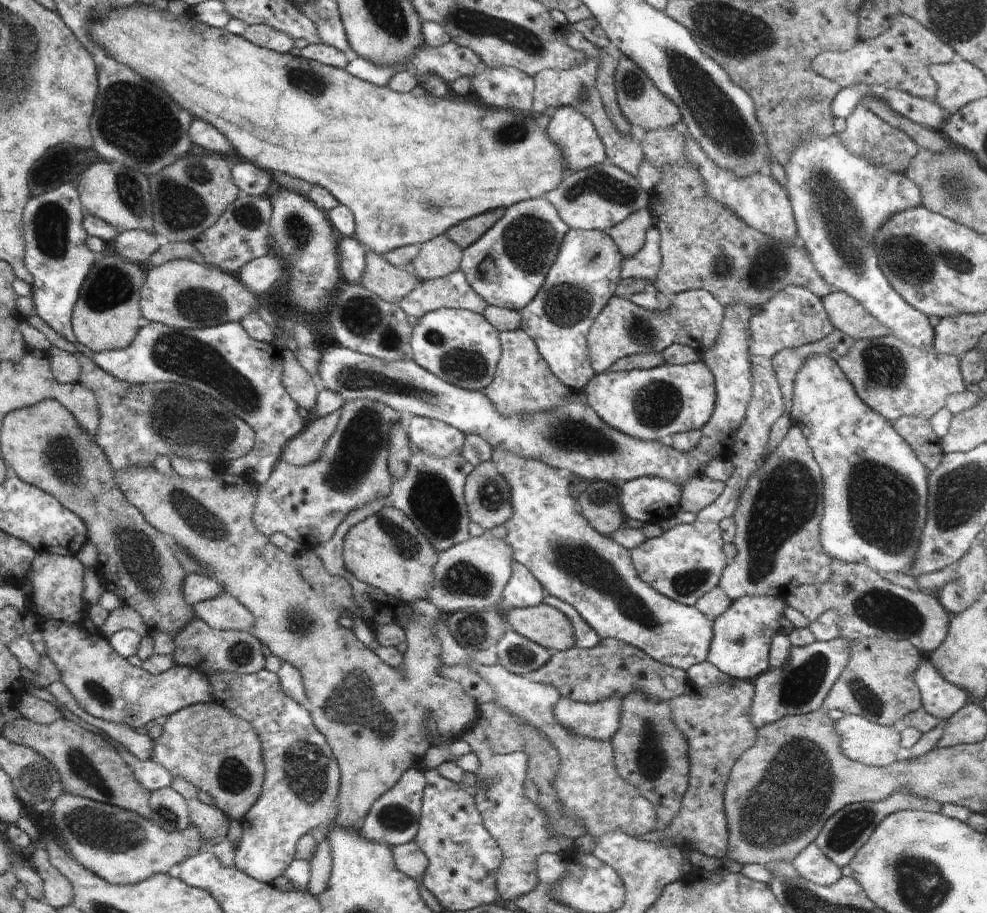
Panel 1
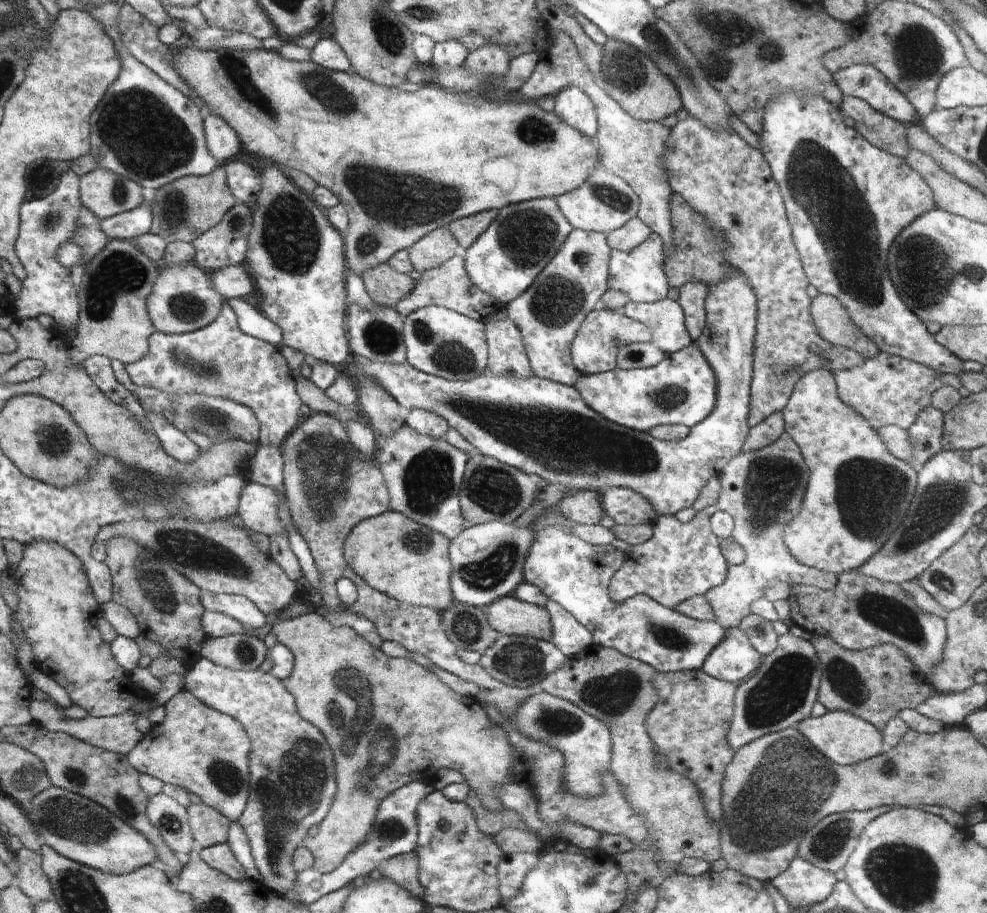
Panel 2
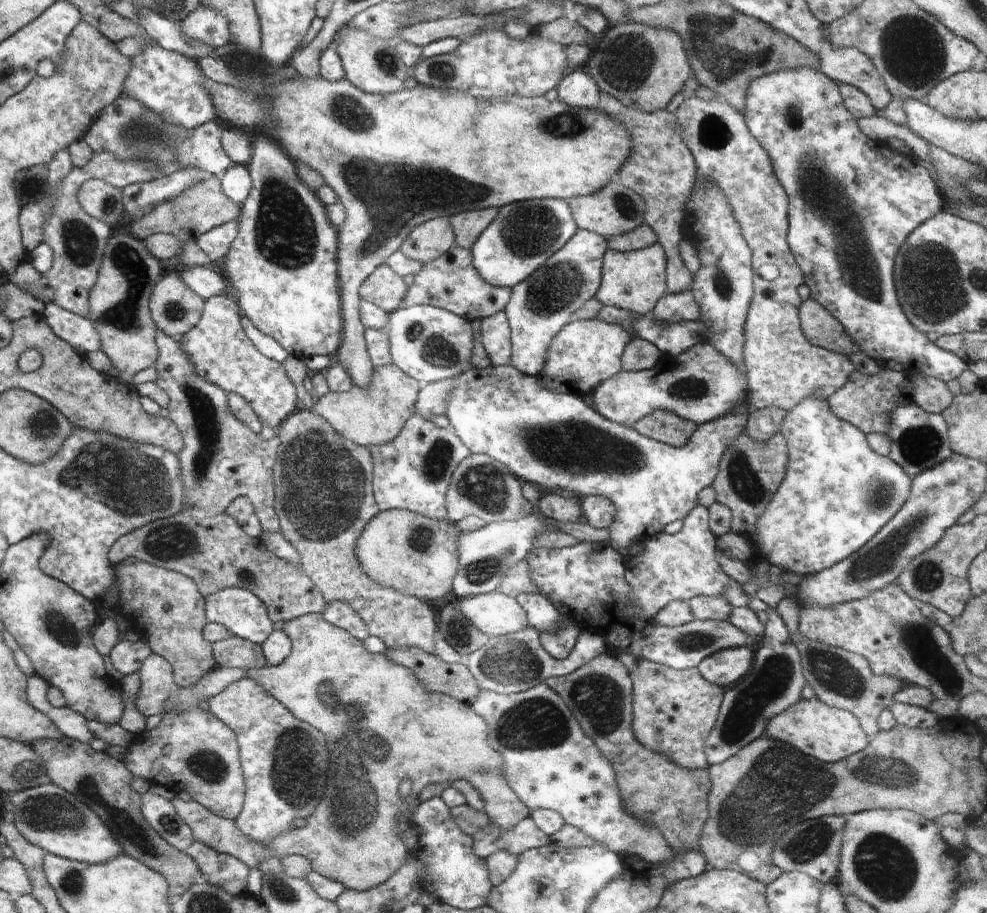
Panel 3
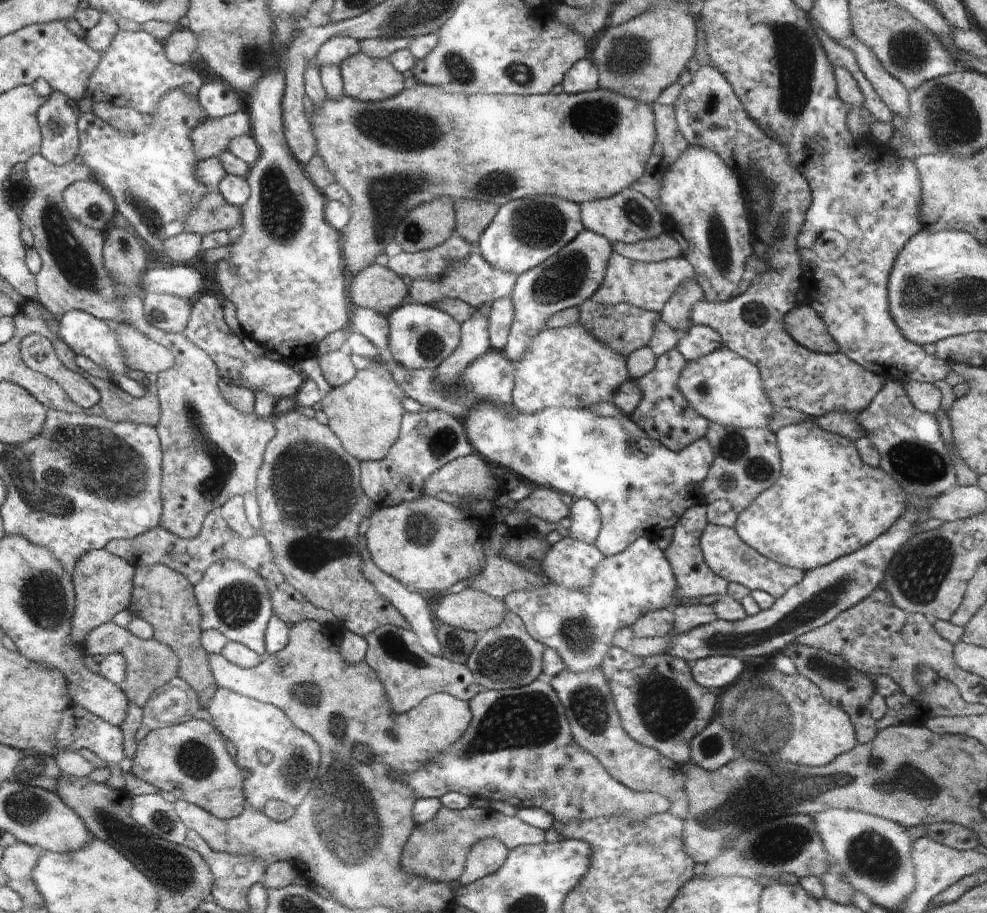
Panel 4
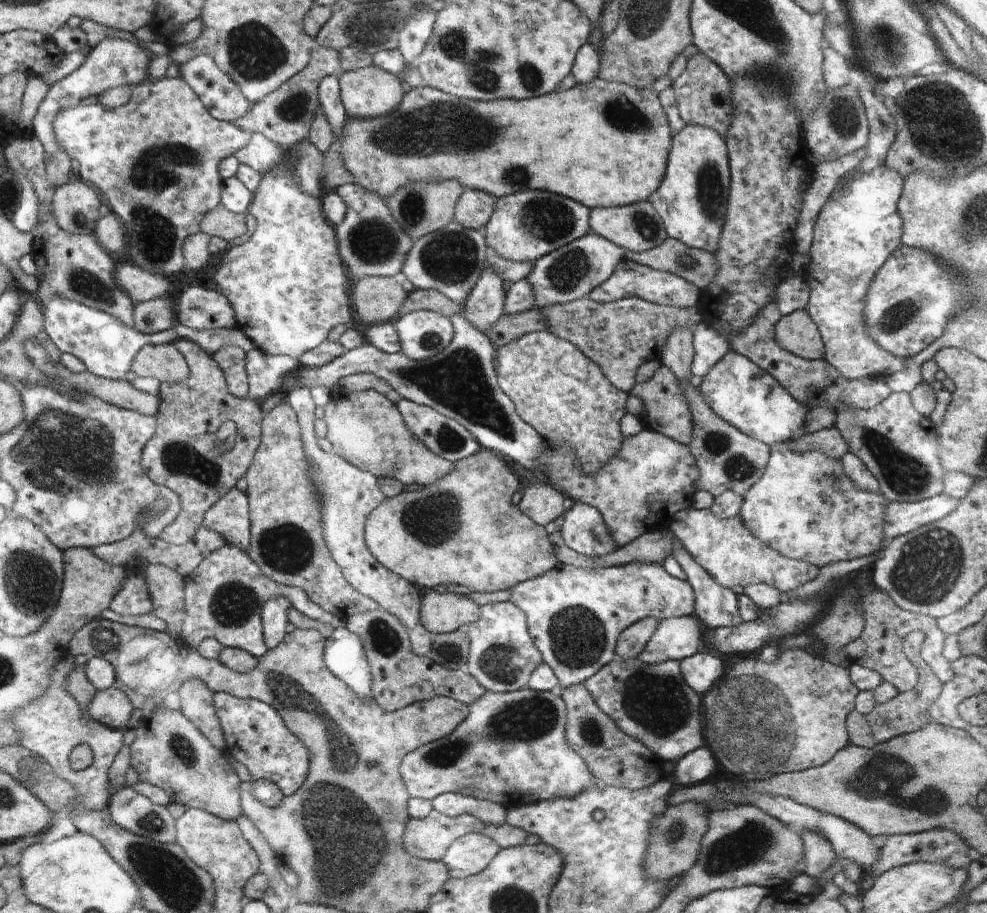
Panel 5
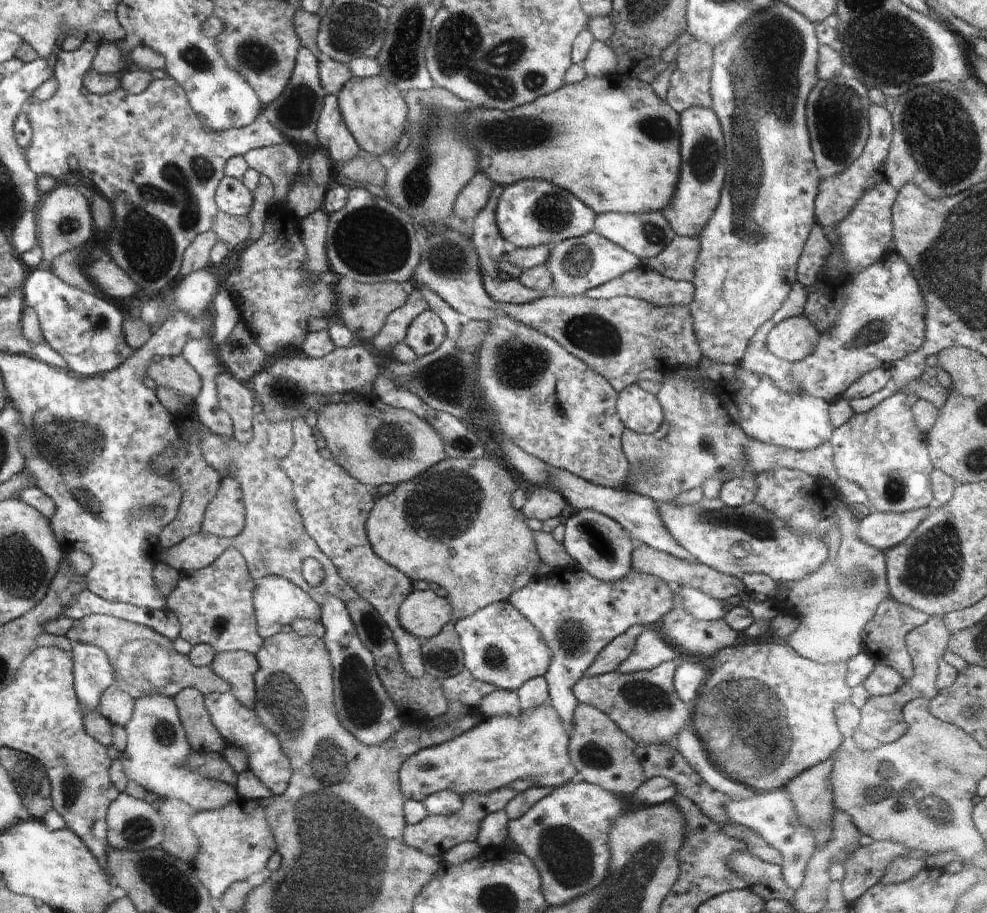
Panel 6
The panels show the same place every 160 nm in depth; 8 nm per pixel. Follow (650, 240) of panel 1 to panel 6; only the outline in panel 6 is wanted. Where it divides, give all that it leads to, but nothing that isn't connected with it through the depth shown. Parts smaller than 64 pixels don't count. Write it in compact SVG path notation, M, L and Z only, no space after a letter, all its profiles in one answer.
M640 265L610 282L588 290L585 296L590 299L628 296L658 306L689 306L694 293L694 285L691 282L675 281L654 269Z

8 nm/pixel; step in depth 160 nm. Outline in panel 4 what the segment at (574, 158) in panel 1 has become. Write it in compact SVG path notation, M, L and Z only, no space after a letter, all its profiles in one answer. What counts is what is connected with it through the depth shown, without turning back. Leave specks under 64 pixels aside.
M588 59L575 62L572 68L564 75L562 90L567 95L575 95L600 88L599 74L596 65Z

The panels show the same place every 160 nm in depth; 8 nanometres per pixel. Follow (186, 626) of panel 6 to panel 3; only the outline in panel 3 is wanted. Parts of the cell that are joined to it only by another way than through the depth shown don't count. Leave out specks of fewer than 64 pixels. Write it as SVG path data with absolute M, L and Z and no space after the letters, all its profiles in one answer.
M228 587L206 597L206 617L208 623L223 624L230 632L250 642L261 645L272 634L272 618L267 605L259 595L240 587Z

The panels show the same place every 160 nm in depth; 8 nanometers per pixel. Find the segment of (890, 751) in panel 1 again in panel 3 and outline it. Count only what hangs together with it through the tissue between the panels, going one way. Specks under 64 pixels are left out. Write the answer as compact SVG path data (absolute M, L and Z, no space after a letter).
M816 697L811 700L802 698L780 718L772 720L764 735L770 735L825 763L835 763L860 752L870 740L851 712L826 706Z

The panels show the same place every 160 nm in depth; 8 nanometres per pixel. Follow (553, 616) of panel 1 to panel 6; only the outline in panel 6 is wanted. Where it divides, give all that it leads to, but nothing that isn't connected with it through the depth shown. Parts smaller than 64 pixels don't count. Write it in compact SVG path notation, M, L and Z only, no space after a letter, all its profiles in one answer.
M434 588L413 590L400 602L398 622L415 639L436 637L448 622L452 622L452 606L446 597L435 594Z

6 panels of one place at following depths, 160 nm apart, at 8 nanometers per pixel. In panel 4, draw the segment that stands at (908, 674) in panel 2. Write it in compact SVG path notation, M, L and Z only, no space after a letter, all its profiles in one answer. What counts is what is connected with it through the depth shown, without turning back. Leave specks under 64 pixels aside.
M796 642L788 644L784 654L794 662L802 677L806 677L821 690L824 699L839 707L850 717L859 744L870 742L876 736L877 721L871 715L871 696L876 693L872 675L868 676L859 671L842 655L807 647Z

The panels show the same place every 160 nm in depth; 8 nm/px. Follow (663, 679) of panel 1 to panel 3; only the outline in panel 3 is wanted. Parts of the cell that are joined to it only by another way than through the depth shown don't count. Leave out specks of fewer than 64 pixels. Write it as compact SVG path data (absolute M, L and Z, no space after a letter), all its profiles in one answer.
M604 652L591 658L590 662L578 670L563 677L547 678L544 683L560 695L564 704L580 723L582 730L594 739L601 753L611 762L615 770L620 798L627 813L644 825L659 830L674 851L682 855L692 849L700 851L701 832L709 817L711 780L708 768L693 771L682 768L669 761L664 755L649 751L636 740L632 728L633 684L629 668L618 657Z

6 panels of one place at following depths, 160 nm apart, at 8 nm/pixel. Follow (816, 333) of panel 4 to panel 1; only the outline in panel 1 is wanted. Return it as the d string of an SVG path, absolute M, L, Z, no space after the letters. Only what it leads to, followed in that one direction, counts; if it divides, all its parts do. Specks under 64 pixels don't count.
M834 290L820 299L834 329L849 334L853 340L890 335L891 330L877 321L855 298Z

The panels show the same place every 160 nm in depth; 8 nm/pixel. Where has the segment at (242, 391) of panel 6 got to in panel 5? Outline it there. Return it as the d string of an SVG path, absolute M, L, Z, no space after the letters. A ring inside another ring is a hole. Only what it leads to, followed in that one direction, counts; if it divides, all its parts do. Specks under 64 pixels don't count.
M185 338L176 339L173 342L174 346L180 351L180 354L184 356L185 361L187 362L189 368L188 378L185 378L182 382L163 382L160 385L159 389L159 412L156 416L156 426L155 426L155 436L151 438L150 443L147 444L146 449L144 449L144 453L141 458L141 466L144 466L144 472L152 478L154 482L165 486L166 488L171 489L179 496L180 501L180 510L179 513L175 516L175 520L171 522L170 525L166 526L160 531L159 537L167 542L168 544L173 545L183 545L191 540L192 537L198 532L200 528L203 526L204 518L206 518L206 514L208 510L210 510L211 506L215 504L216 501L220 500L224 497L228 492L234 488L236 488L236 482L244 476L244 472L248 472L250 467L250 462L254 462L255 452L258 446L260 446L261 441L261 432L263 427L263 412L261 411L261 404L256 402L255 399L251 399L250 397L240 398L234 395L230 391L230 387L227 385L227 379L224 378L223 369L218 365L215 358L213 358L207 351L203 349L198 343L192 342L192 340L188 340ZM232 421L237 426L237 434L235 436L234 446L228 452L228 460L214 460L214 458L198 458L198 428L200 428L200 422L202 424L206 424L206 422L212 422L212 424L222 424L222 422Z

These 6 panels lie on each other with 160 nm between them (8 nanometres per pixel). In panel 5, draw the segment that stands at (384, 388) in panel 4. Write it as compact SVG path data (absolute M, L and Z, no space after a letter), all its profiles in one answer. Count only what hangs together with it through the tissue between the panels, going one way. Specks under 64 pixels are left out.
M338 385L330 392L331 400L323 406L326 422L326 438L332 444L332 452L376 478L388 477L400 480L405 486L418 484L426 487L453 470L453 462L436 456L411 436L399 407L387 395L375 389L350 391Z

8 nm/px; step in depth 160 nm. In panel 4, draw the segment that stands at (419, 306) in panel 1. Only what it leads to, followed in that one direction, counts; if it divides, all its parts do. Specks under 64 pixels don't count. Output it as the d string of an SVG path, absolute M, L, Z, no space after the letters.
M472 250L467 254L466 260L454 261L451 268L447 268L447 273L441 279L434 280L430 277L414 279L411 284L411 298L412 302L422 303L423 305L434 305L445 299L456 299L478 309L486 302L510 297L518 277L517 274L505 273L497 268L492 268L477 250Z

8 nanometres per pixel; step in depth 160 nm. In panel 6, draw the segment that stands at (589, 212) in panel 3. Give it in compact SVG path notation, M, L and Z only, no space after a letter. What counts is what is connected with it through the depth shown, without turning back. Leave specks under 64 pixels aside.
M656 211L624 214L624 216L614 214L614 212L606 212L606 214L597 216L594 227L594 232L598 233L599 236L610 240L617 246L623 247L629 254L641 260L656 256L668 246L668 243L676 235L664 215Z

